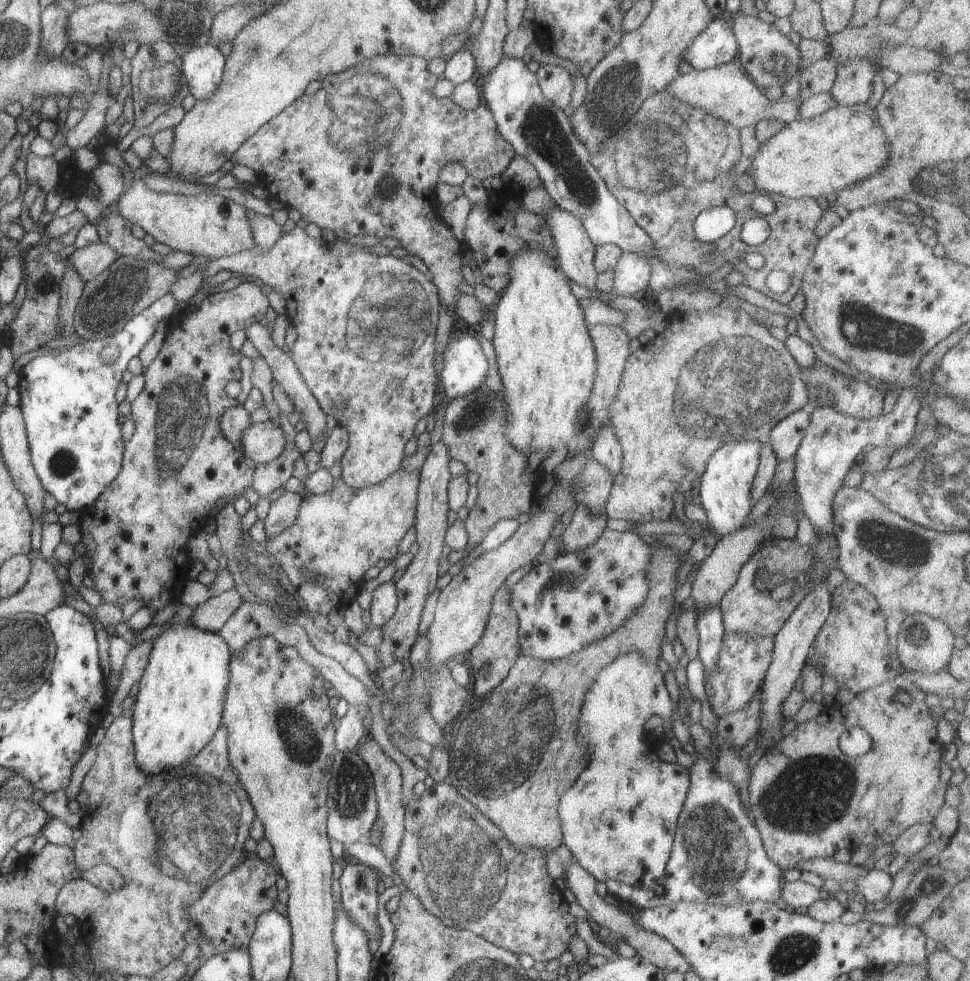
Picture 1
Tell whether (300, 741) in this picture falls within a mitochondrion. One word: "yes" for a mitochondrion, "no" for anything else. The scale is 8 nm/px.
yes

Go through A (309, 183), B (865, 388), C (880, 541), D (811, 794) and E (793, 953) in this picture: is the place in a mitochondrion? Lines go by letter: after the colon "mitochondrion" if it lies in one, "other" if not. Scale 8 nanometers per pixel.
A: other
B: other
C: mitochondrion
D: mitochondrion
E: mitochondrion

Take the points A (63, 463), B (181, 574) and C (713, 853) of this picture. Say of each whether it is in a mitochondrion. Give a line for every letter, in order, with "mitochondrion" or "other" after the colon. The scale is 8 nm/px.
A: mitochondrion
B: other
C: mitochondrion

